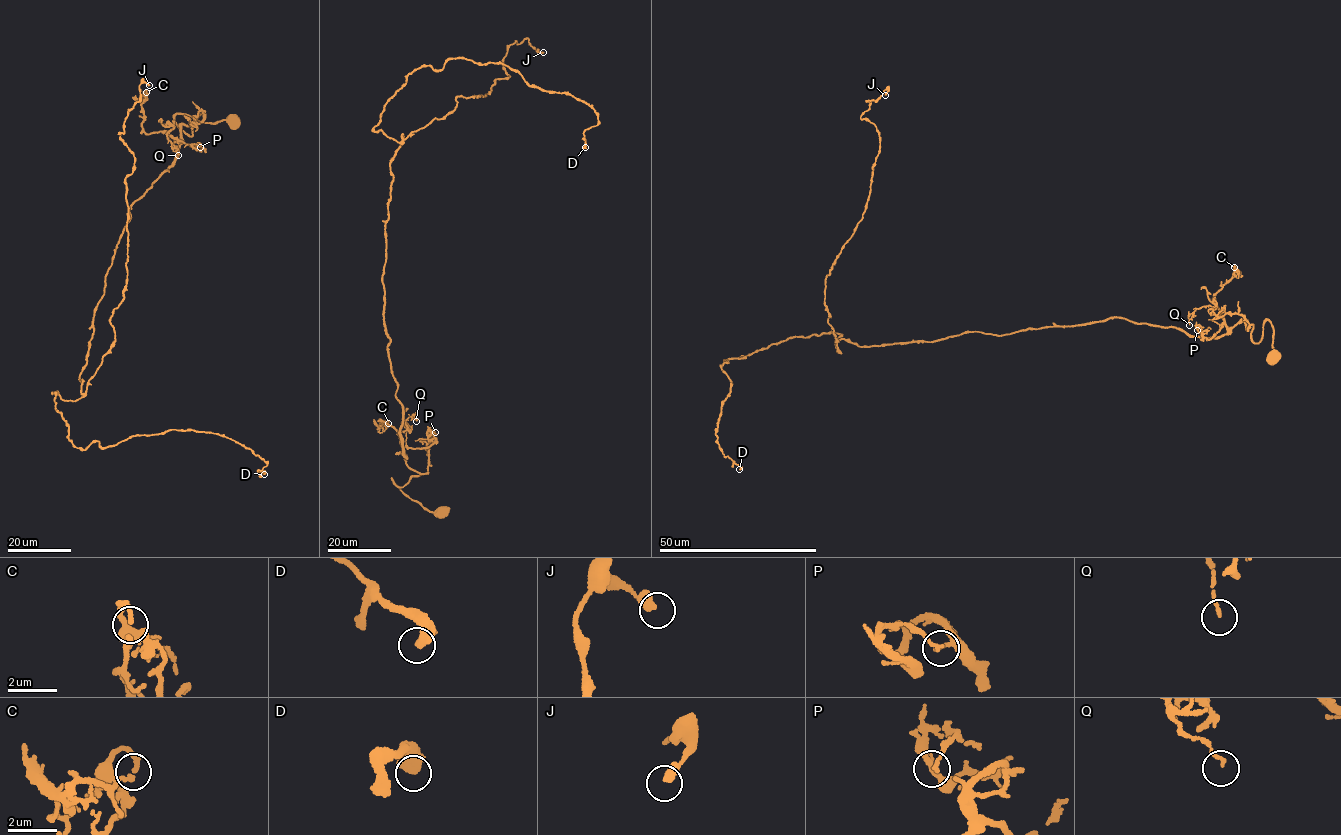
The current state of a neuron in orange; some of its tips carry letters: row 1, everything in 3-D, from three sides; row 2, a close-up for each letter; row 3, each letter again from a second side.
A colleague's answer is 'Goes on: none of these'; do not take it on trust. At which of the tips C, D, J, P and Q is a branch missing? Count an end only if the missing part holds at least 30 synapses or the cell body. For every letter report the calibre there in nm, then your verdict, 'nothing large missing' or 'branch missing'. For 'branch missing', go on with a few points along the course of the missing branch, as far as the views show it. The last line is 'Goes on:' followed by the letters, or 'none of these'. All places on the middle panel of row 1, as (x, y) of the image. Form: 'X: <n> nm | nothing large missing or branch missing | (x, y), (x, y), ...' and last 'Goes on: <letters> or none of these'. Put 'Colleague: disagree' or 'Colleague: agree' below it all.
C: 180 nm | nothing large missing
D: 550 nm | nothing large missing
J: 380 nm | nothing large missing
P: 100 nm | nothing large missing
Q: 110 nm | nothing large missing
Goes on: none of these
Colleague: agree

